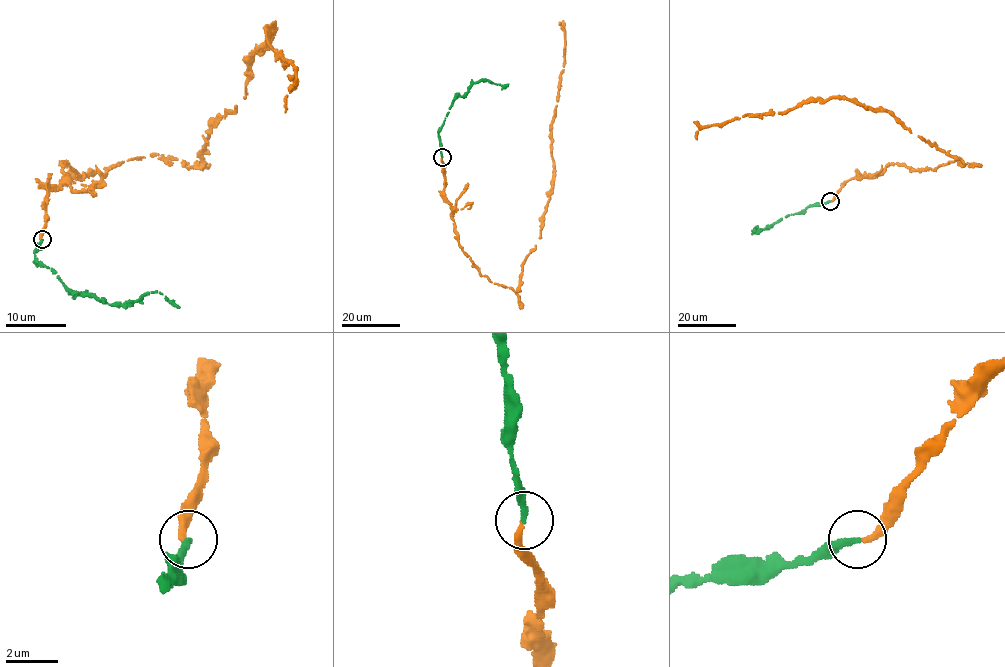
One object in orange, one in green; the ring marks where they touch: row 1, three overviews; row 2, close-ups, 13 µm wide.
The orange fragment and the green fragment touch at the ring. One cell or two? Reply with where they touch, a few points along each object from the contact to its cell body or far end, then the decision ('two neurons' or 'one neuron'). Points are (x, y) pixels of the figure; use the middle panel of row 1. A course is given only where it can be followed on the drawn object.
at (442, 157); orange runs (442, 157), (443, 195), (461, 249), (482, 275), (517, 291), (553, 180), (551, 120), (565, 48), (559, 24); green runs (442, 157), (438, 131), (452, 102), (481, 80), (508, 84); one neuron

